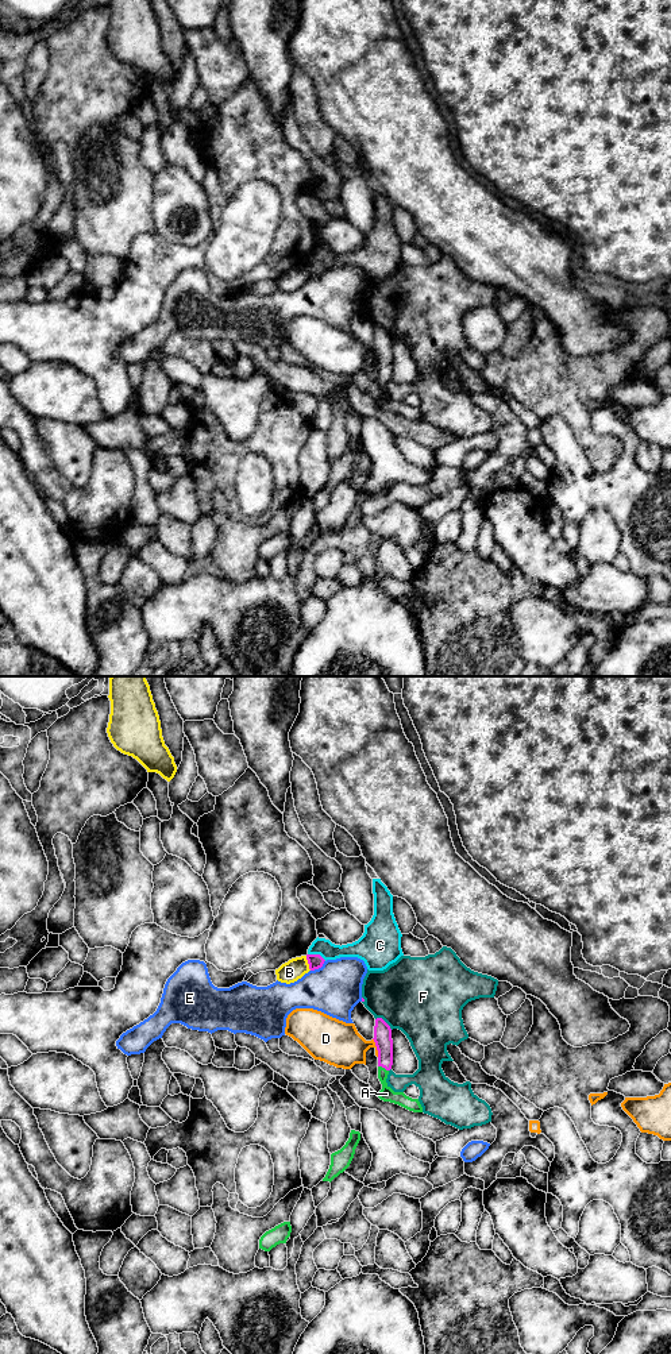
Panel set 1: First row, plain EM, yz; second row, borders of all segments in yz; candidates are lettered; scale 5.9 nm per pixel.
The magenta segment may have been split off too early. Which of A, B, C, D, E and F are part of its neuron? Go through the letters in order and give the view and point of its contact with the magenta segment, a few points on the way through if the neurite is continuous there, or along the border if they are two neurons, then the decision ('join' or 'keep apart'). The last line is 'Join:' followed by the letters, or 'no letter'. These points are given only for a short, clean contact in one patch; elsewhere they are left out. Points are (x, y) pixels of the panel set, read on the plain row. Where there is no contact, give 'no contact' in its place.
A: yz (384, 375) | across yz (382, 342), (384, 375), (386, 402) | join
B: yz (308, 272) | along yz (305, 265), (311, 278) | keep apart
C: yz (317, 263) | keep apart
D: yz (377, 357) | keep apart
E: yz (319, 276) | along yz (324, 269), (320, 276), (311, 280) | keep apart
F: yz (384, 330) | keep apart
Join: A

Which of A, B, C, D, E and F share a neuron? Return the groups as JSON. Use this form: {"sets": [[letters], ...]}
{"sets": [["A"], ["B"], ["C"], ["D"], ["E"], ["F"]]}

